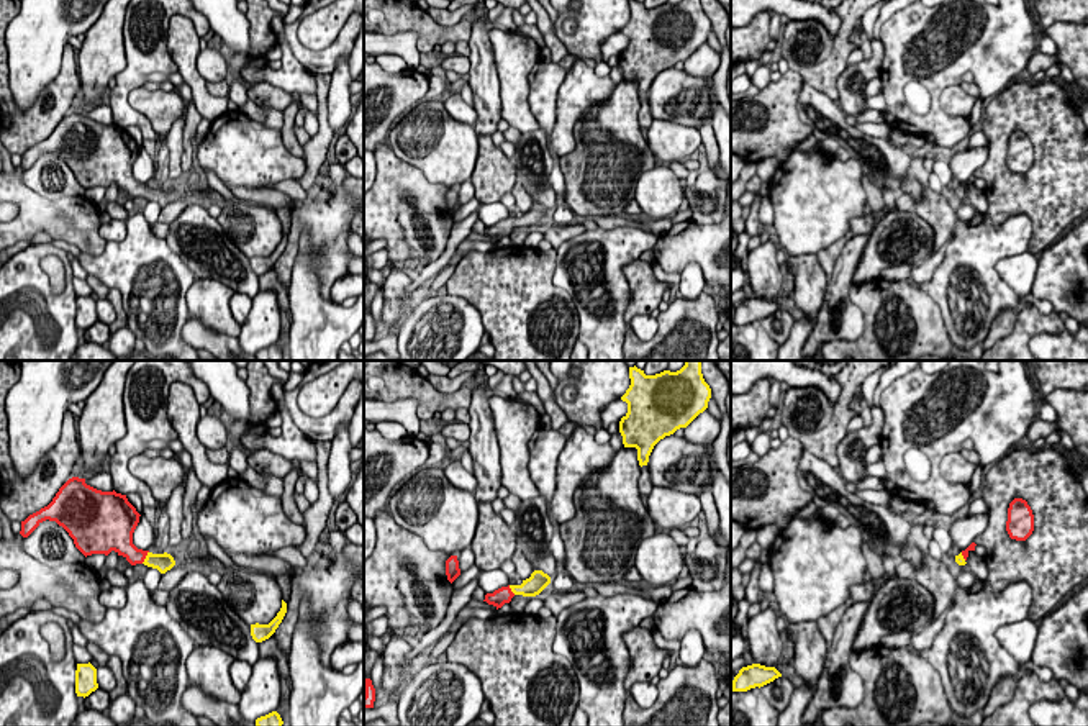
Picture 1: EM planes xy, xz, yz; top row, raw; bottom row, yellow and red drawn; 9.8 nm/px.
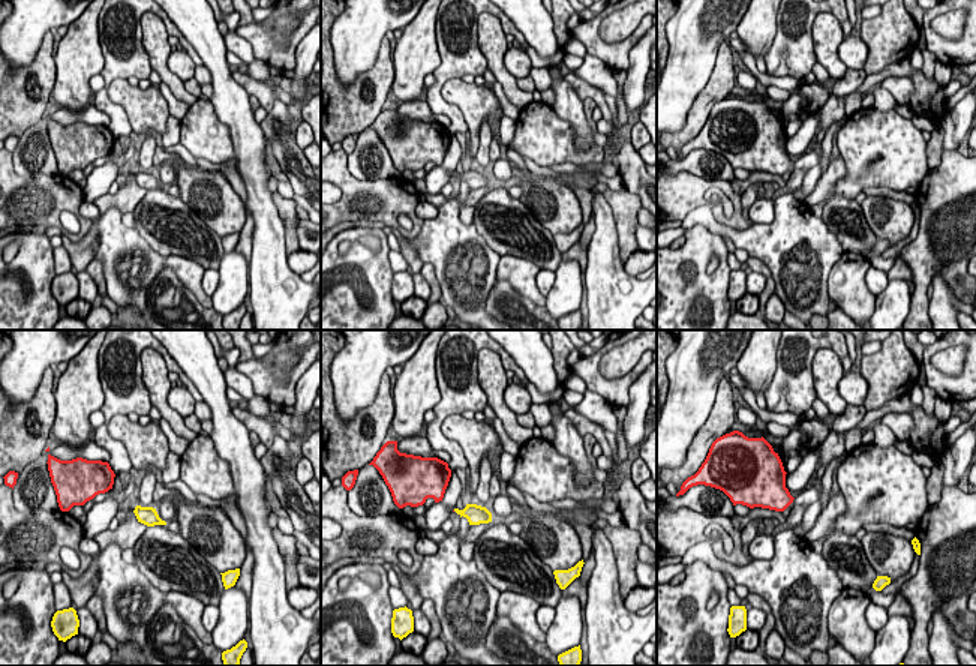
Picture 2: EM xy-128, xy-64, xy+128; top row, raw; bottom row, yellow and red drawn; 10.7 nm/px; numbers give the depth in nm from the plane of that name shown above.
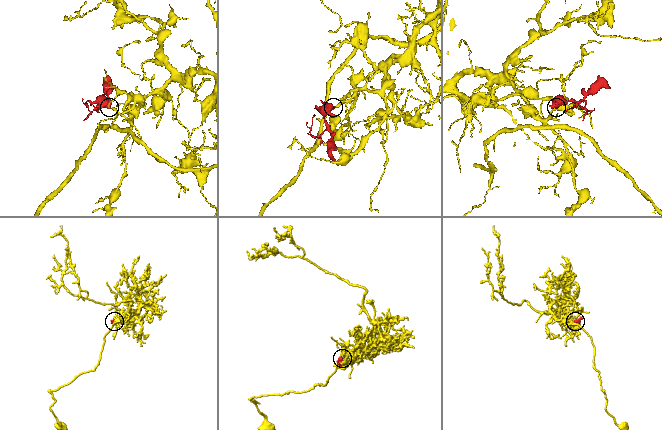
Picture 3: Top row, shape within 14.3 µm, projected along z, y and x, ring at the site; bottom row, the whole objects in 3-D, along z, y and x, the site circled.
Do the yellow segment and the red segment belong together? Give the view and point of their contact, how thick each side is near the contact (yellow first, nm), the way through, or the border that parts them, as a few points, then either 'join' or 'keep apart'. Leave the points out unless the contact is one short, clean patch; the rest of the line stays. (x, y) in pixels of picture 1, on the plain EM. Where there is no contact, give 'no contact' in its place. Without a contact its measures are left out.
contact xy (146, 190); calibres 180 and 170 nm; way xy (163, 195), (146, 190), (135, 189), (125, 179); join

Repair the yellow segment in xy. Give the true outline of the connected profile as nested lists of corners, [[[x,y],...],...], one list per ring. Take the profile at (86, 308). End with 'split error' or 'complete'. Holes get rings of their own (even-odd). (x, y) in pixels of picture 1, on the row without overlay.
[[[77,297],[75,303],[75,326],[77,329],[88,329],[98,321],[97,316],[97,302],[88,297]]]; complete

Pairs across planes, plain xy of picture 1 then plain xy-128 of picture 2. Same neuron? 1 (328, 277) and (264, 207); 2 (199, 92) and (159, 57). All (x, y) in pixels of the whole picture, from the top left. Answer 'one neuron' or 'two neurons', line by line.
1: two neurons
2: one neuron

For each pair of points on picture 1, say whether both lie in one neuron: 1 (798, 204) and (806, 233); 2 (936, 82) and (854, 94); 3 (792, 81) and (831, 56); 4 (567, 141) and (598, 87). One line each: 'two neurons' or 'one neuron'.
1: one neuron
2: two neurons
3: two neurons
4: one neuron

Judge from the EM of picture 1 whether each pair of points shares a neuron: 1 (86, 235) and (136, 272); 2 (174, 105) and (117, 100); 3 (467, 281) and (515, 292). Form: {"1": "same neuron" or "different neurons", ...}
{"1": "different neurons", "2": "different neurons", "3": "same neuron"}

